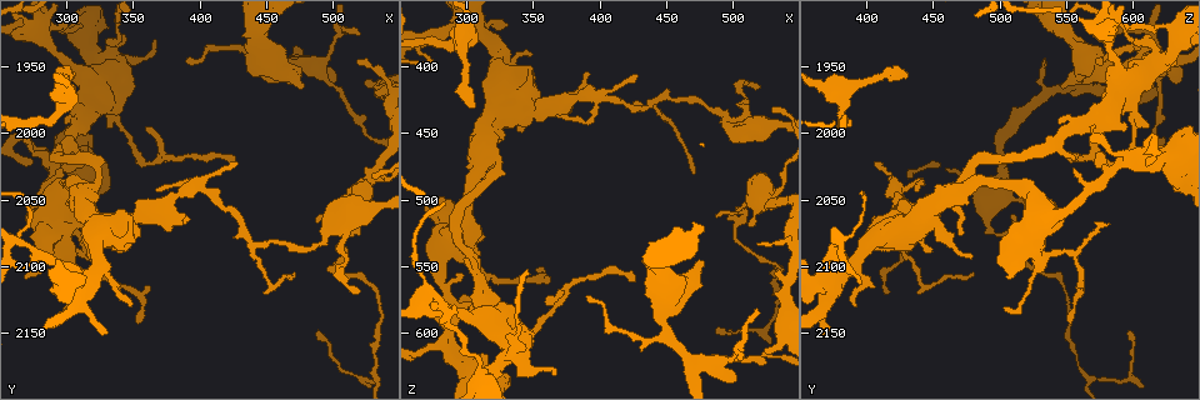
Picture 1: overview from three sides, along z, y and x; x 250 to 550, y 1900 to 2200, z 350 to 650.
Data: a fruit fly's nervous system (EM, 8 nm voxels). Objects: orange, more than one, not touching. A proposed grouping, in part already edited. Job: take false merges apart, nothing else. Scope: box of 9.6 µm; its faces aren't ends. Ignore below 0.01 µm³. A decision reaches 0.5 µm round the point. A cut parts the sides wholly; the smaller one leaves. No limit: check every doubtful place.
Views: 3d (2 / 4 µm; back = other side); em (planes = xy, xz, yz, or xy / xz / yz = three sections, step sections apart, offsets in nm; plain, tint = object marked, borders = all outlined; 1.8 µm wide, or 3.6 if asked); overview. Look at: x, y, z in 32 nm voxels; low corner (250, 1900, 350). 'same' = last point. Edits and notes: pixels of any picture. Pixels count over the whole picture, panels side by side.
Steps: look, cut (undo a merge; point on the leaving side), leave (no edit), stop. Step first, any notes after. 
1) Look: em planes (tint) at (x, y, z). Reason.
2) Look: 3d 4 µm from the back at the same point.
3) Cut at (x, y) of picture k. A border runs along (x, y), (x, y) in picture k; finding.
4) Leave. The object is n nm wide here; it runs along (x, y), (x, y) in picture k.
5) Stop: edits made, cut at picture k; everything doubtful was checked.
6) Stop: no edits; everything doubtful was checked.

Look: em 3.6 µm xz step 4 (tint) at (310, 2044, 474). Touches itself.

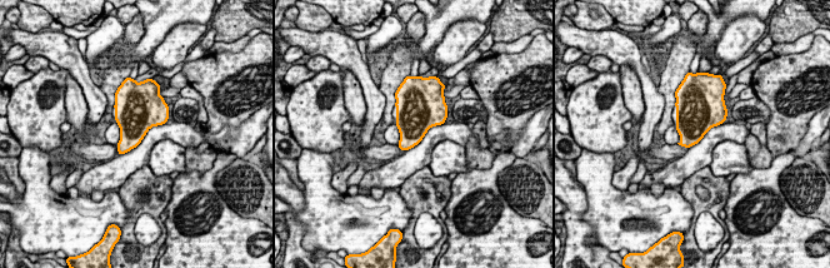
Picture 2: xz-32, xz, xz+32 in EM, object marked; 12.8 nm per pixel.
Look: em 3.6 µm planes (borders) at the same point. Cut it another way.

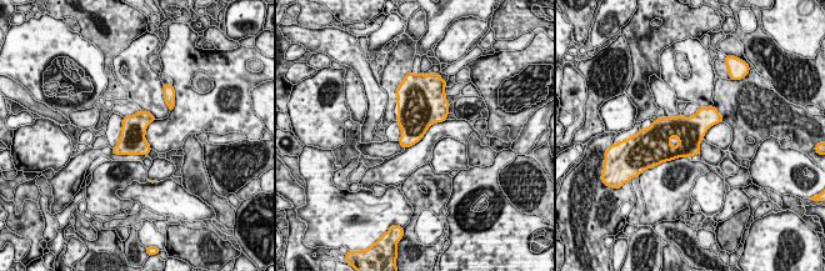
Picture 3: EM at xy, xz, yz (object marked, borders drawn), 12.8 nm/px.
Leave. The object is 340 nm wide here; continuous, no second neuron.

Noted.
Look: 3d 4 µm at (396, 2040, 420). Abrupt turn.

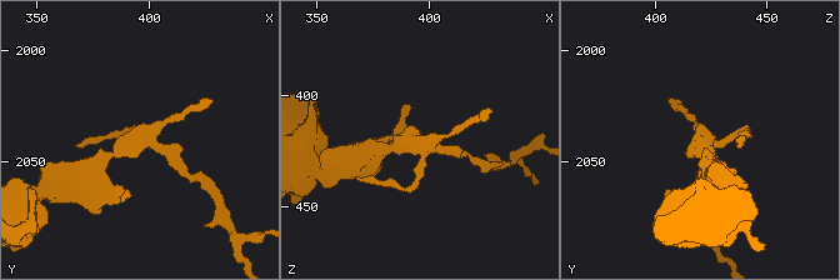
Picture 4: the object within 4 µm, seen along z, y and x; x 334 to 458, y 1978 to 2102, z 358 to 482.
Look: em planes (plain) at (396, 2041, 422). Now the EM.

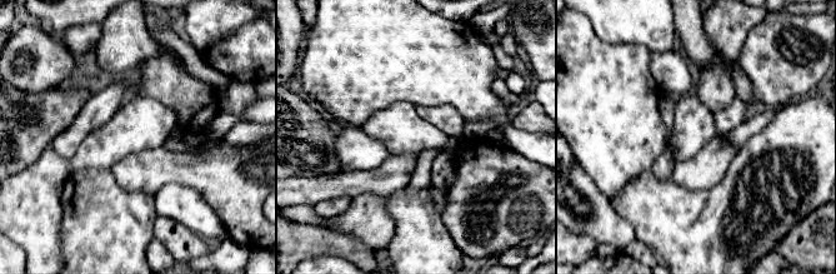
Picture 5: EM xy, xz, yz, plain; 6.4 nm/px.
Look: em planes (tint) at the same point.

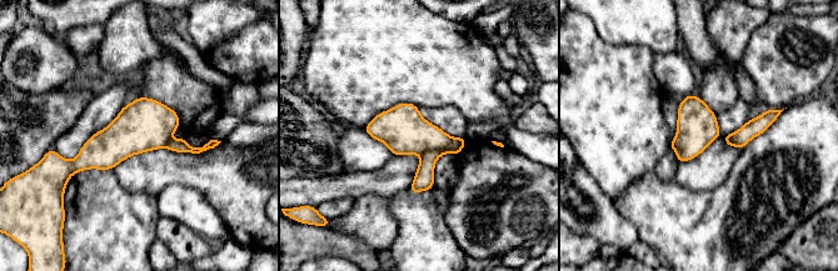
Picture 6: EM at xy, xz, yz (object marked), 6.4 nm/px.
Cut at (423, 180) of picture 6. The part that leaves runs along (463, 140), (427, 164), (415, 190) in picture 6; a second neuron is stuck on.

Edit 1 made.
Look: em planes (tint) at (496, 1940, 620). Narrows sharply.

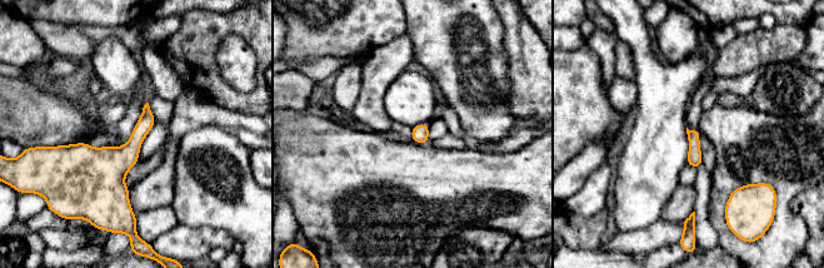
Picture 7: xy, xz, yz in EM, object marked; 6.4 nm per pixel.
Leave. All the same neuron.

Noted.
Look: em 3.6 µm xz step 16 (tint) at (520, 2042, 500). Two arms at a narrow angle.

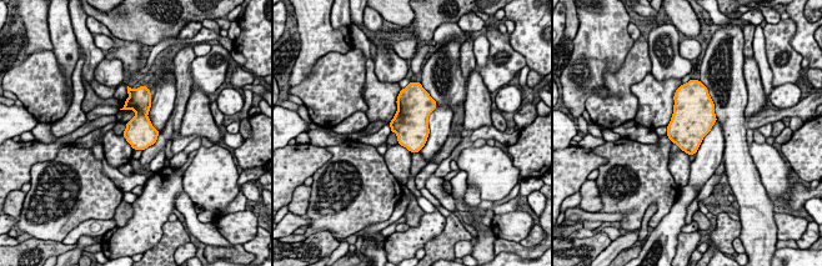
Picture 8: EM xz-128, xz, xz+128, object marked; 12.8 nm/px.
Look: em 3.6 µm xy step 8 (tint) at the same point.

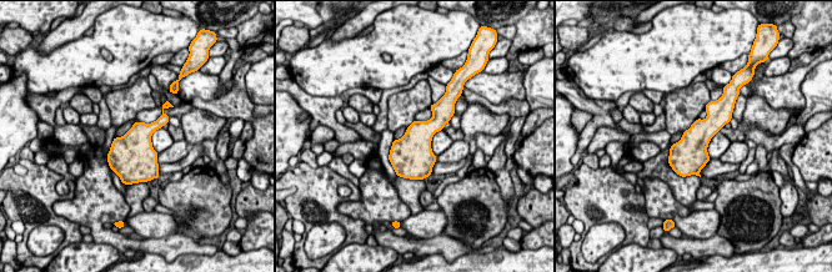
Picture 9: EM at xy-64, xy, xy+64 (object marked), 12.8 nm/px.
Leave. The object is 420 nm wide here; all the same neuron.

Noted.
Look: em 3.6 µm planes (tint) at (314, 1960, 586). Small branch off a trunk.

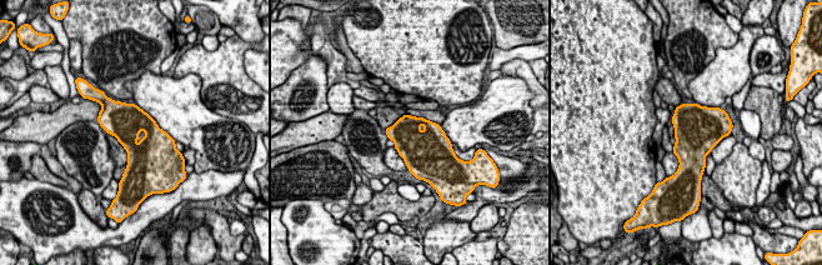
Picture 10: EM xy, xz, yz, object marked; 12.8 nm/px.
Leave. All the same neuron.

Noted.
Stop: edits made, cut at picture 6; everything doubtful was checked.

